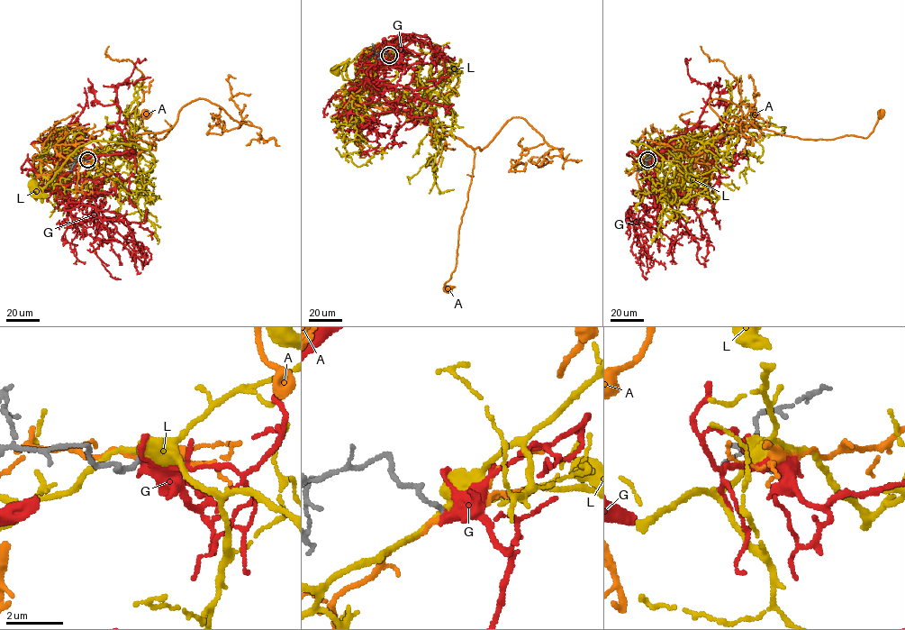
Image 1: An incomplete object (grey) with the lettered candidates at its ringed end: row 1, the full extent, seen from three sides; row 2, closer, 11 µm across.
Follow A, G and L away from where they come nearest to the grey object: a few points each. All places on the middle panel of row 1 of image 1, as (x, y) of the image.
A: (389, 56), (382, 68), (361, 72), (363, 95), (384, 111), (423, 118), (474, 151), (447, 289)
G: (389, 56), (350, 90), (368, 76), (366, 49), (419, 35), (436, 65), (419, 119), (447, 98)
L: (389, 56), (378, 61), (371, 74), (355, 85), (343, 78), (341, 72), (345, 62), (335, 68)

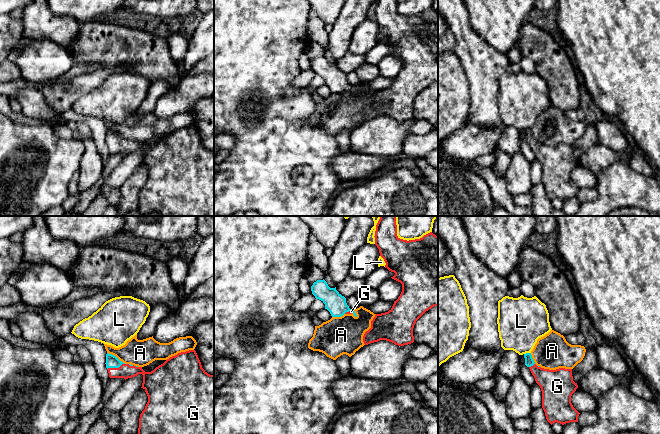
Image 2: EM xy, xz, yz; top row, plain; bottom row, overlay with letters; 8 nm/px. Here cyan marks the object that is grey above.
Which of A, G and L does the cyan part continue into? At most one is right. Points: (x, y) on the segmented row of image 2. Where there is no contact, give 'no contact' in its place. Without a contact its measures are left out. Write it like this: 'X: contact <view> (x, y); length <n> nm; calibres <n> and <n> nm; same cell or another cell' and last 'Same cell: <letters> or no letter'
A: contact xy (115, 356); length 180 nm; calibres 100 and 220 nm; another cell
G: contact xy (115, 367); length 150 nm; calibres 100 and 120 nm; same cell
L: contact yz (527, 353); length 60 nm; calibres 70 and 380 nm; another cell
Same cell: G

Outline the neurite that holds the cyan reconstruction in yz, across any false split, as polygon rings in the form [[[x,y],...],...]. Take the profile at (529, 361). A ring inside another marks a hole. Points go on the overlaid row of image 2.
[[[531,353],[524,354],[524,358],[525,365],[530,369],[536,383],[541,388],[542,408],[545,412],[547,421],[551,425],[555,422],[562,425],[570,422],[578,422],[578,416],[580,413],[571,403],[571,396],[578,388],[577,383],[573,381],[572,369],[559,368],[556,370],[549,370],[538,367],[534,362]]]

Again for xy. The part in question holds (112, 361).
[[[195,350],[178,353],[177,355],[167,359],[163,364],[159,365],[151,372],[145,372],[142,367],[125,364],[120,361],[116,356],[109,353],[106,354],[105,364],[110,378],[124,378],[126,380],[128,378],[135,377],[138,374],[143,375],[143,383],[141,388],[145,390],[148,396],[148,402],[145,406],[145,409],[140,414],[138,434],[214,434],[214,375],[208,374],[202,368],[201,362]]]

